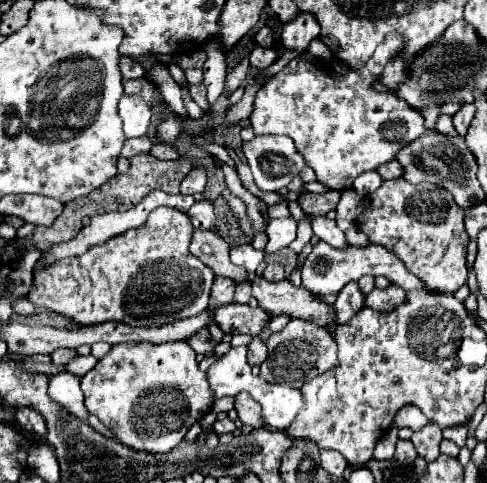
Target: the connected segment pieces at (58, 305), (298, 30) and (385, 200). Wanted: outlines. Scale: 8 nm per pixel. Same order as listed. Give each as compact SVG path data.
M154 209L146 225L116 235L84 255L42 265L34 273L28 301L66 315L78 325L122 321L148 327L198 315L210 303L214 273L188 251L192 231L184 211Z
M300 11L296 15L296 21L288 21L288 25L282 25L282 45L288 49L304 51L308 43L320 35L320 25L312 13Z
M384 181L380 189L364 197L364 213L358 217L358 227L368 235L368 239L376 245L386 247L394 255L402 259L410 273L426 283L428 289L440 289L444 293L454 293L466 283L468 269L466 269L466 249L470 237L464 229L464 213L468 209L456 205L454 197L440 189L440 185L432 183L418 183L412 185L410 181Z

